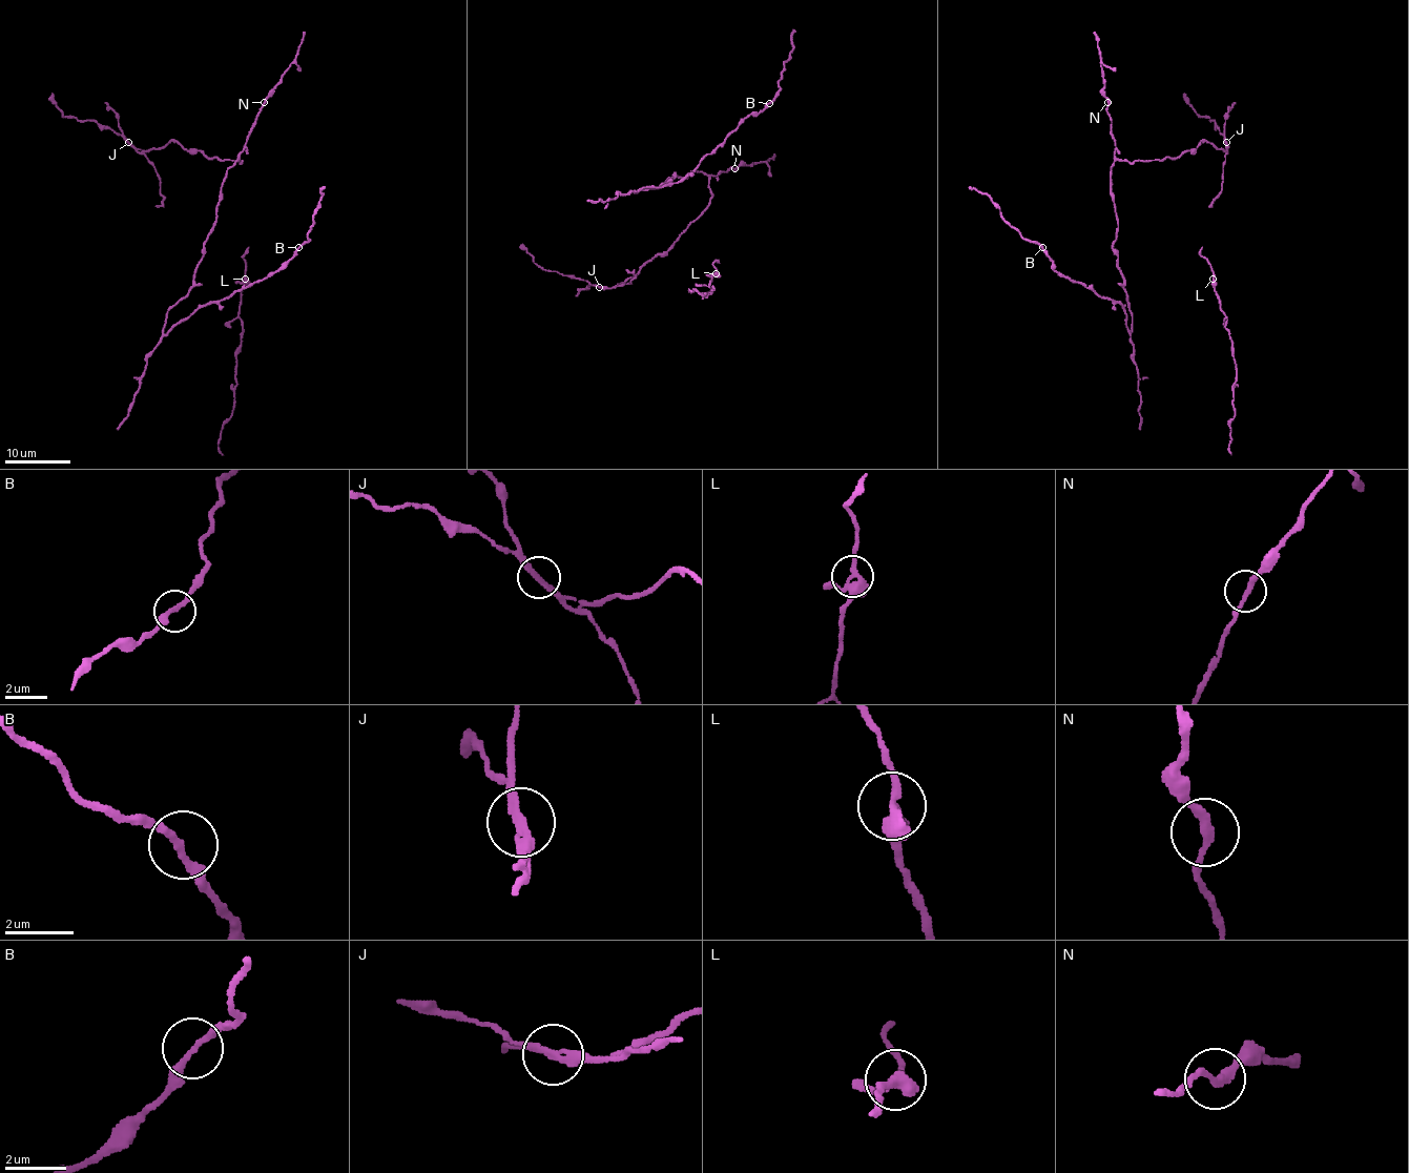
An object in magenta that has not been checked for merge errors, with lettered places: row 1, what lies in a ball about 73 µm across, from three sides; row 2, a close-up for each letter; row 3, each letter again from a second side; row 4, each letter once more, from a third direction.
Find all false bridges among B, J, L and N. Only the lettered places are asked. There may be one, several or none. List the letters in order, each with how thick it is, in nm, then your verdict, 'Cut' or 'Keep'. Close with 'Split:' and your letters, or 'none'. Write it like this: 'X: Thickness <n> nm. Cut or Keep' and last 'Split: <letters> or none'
B: Thickness 200 nm. Keep
J: Thickness 240 nm. Cut
L: Thickness 280 nm. Keep
N: Thickness 240 nm. Keep
Split: J

